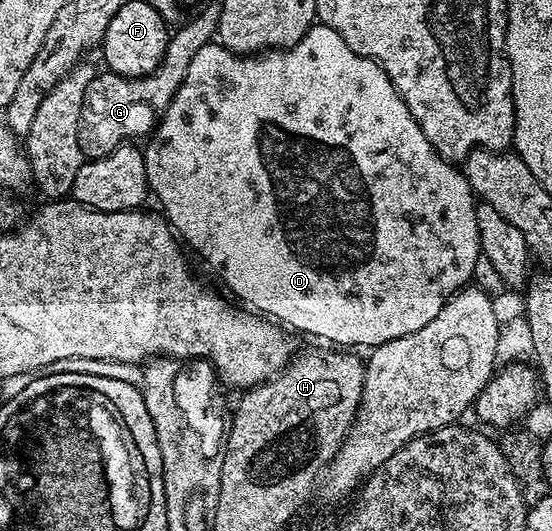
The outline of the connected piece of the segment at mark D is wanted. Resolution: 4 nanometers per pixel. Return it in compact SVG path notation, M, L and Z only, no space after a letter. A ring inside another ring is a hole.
M316 23L293 47L273 49L254 55L234 53L218 43L201 47L201 51L197 51L197 55L193 55L193 59L189 63L189 71L185 71L185 79L181 83L177 95L173 95L169 107L163 112L163 116L159 118L149 140L151 142L145 145L143 149L147 187L153 197L159 200L160 207L158 206L158 208L171 228L188 246L191 244L219 272L220 279L244 301L240 301L244 306L250 307L260 315L266 315L268 318L274 319L278 324L294 331L296 334L308 333L311 337L320 337L323 341L332 341L335 344L332 346L335 347L355 347L351 345L374 347L381 343L389 343L389 339L401 339L401 335L413 335L413 331L421 331L421 327L425 327L425 323L429 323L440 313L441 307L445 307L445 303L450 297L464 288L473 278L474 265L477 263L481 250L479 247L479 232L477 231L477 215L475 214L477 198L467 181L466 175L463 174L462 168L456 167L452 162L443 158L435 150L433 143L429 143L429 139L425 139L425 131L421 131L417 119L413 119L409 107L405 107L405 99L401 99L401 95L397 95L397 87L393 87L389 75L385 75L385 71L381 68L379 62L357 55L357 51L353 51L353 47L349 47L349 43L345 43L345 39L341 39L341 35L337 31L333 31L333 27Z

